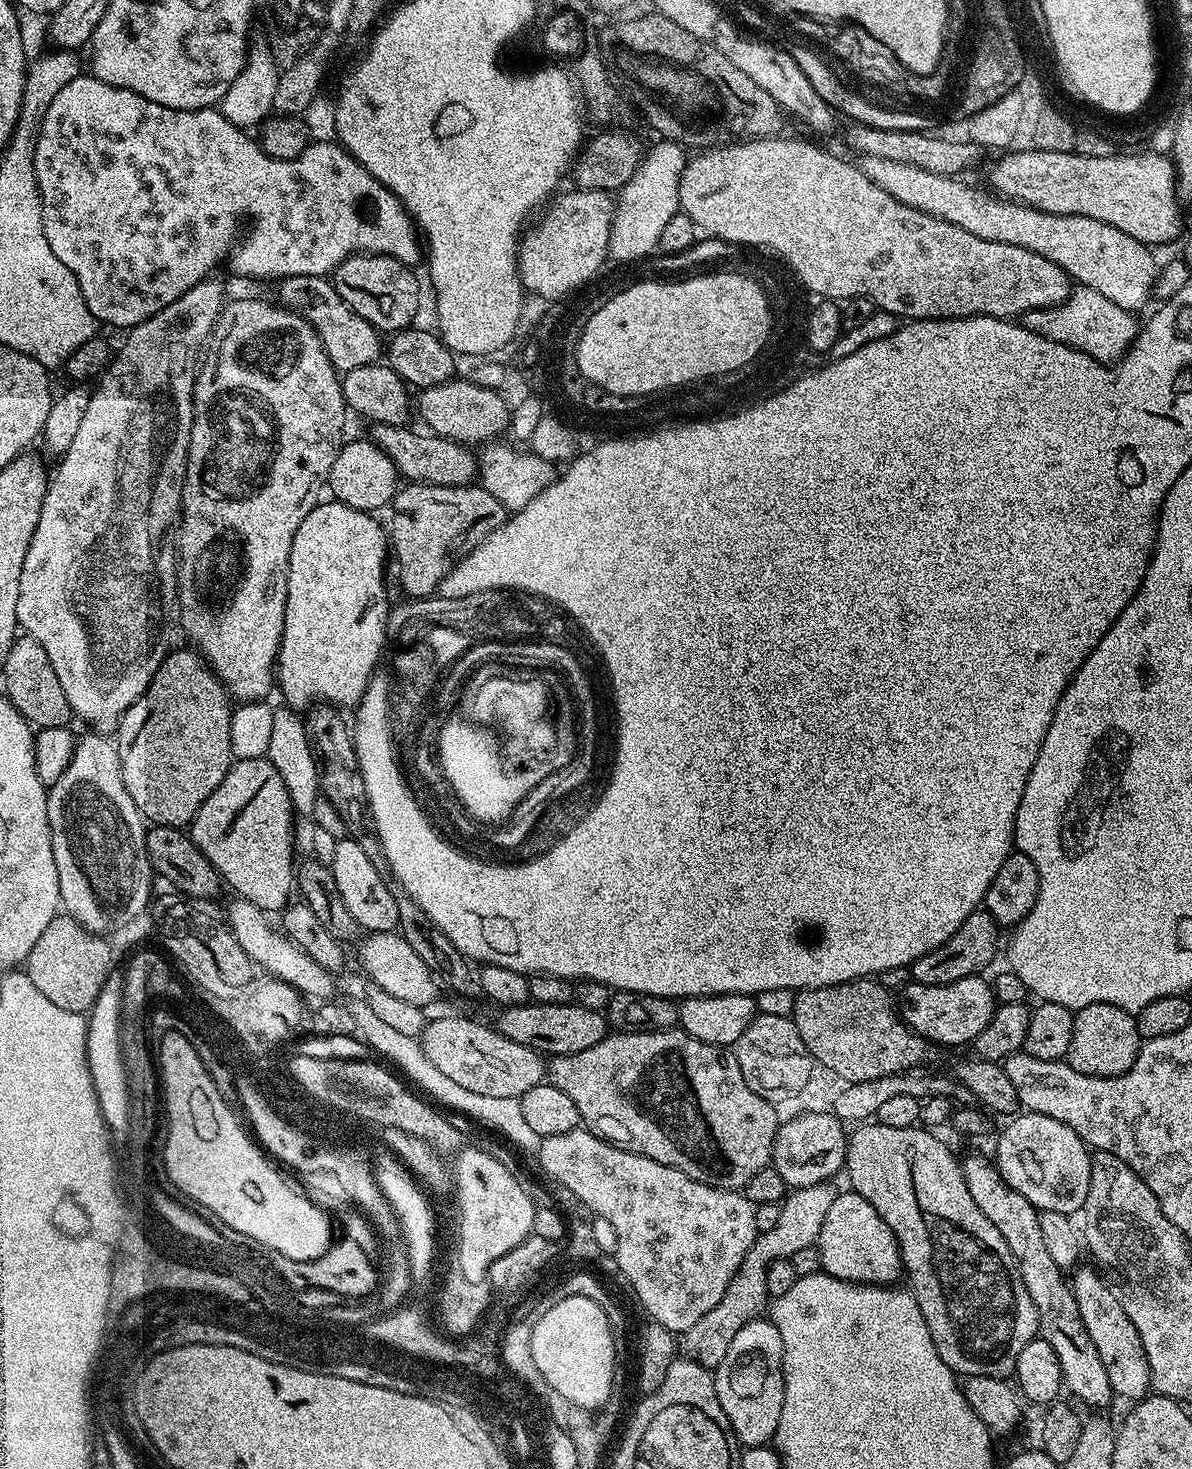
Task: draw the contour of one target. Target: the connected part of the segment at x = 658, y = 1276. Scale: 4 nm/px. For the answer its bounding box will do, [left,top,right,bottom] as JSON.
[538,1127,758,1334]

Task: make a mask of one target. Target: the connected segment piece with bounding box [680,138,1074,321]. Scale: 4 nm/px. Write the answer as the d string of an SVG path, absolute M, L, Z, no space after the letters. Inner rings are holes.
M761 138L758 140L745 140L743 142L737 142L734 144L726 144L723 146L717 146L715 148L707 149L703 154L696 154L696 156L687 161L680 175L680 211L686 213L690 218L694 218L697 229L701 233L707 234L709 237L723 240L732 246L738 246L738 244L752 244L756 248L767 246L767 244L776 244L777 248L781 251L785 251L788 258L796 263L796 268L802 269L802 276L799 279L801 285L804 284L812 292L817 292L817 297L825 300L831 300L833 302L843 302L854 298L855 296L867 296L871 299L873 305L881 312L889 312L894 314L898 318L907 318L909 321L914 320L957 320L960 316L998 316L1001 318L1020 318L1024 313L1032 312L1036 308L1053 308L1055 304L1063 304L1068 299L1074 284L1070 279L1068 273L1061 270L1061 268L1054 262L1050 262L1050 258L1042 258L1042 254L1034 254L1034 250L1026 250L1022 246L1010 246L1009 244L1003 244L1002 242L986 242L986 238L978 238L975 234L970 234L970 230L962 230L962 226L954 226L950 222L946 222L942 218L937 216L931 216L926 214L922 210L914 210L910 206L906 206L902 202L898 202L890 194L886 194L886 190L882 190L882 186L878 186L870 178L866 178L866 174L855 163L852 164L848 160L843 160L840 156L835 156L832 152L827 152L824 148L819 148L816 144L807 144L804 140L780 140L781 138Z

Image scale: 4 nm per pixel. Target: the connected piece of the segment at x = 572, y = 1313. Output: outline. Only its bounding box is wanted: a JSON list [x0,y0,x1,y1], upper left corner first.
[530,1296,618,1409]

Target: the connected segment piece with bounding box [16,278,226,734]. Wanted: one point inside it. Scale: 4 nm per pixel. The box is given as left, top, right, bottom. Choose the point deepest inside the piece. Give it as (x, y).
(98, 590)

